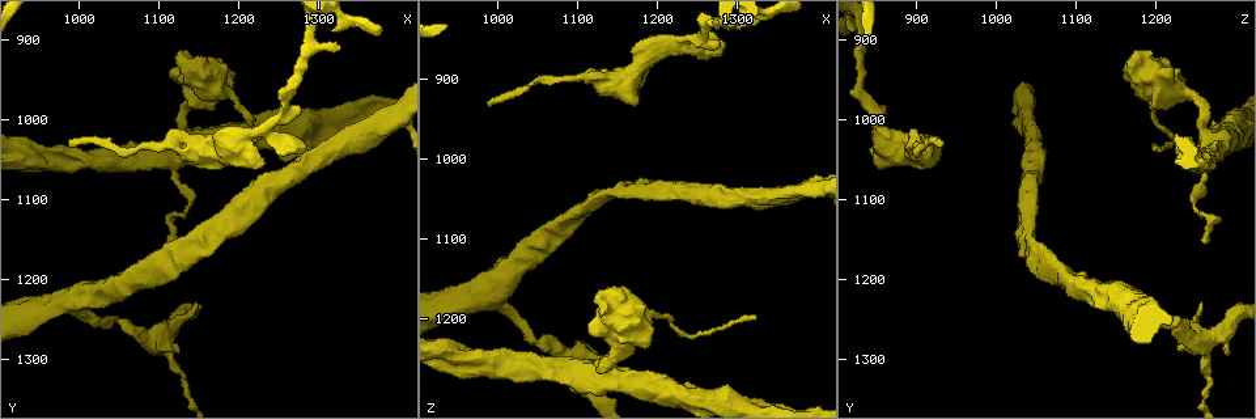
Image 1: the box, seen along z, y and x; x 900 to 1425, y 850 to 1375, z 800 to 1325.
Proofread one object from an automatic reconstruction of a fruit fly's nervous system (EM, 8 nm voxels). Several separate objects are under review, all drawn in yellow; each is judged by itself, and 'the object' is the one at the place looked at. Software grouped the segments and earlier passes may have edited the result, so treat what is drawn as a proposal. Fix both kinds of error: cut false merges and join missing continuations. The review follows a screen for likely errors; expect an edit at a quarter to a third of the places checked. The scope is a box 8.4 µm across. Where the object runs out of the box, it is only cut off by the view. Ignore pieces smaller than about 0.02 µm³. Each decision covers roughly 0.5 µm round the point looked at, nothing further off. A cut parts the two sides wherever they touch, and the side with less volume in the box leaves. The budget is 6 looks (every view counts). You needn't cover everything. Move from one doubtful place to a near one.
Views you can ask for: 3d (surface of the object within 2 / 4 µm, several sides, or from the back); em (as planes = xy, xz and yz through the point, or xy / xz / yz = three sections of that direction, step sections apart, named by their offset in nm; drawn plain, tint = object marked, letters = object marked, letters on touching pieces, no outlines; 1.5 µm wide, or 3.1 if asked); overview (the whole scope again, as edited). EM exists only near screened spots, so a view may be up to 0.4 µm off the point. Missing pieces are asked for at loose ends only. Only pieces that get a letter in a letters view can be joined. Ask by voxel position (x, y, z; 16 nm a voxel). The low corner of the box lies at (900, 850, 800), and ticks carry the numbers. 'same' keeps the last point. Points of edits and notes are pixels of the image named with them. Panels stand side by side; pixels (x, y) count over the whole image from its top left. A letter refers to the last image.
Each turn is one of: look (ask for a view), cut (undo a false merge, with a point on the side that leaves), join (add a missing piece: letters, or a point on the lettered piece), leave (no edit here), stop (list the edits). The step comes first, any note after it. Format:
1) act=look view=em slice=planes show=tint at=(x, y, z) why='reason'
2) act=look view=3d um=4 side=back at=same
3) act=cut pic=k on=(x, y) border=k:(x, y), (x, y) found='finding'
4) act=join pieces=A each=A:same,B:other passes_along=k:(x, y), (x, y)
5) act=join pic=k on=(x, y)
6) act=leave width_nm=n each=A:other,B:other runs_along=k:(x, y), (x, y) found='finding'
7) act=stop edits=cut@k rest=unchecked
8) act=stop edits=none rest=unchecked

act=look view=3d um=2 at=(1050, 1255, 1230) why='thick turns thin'

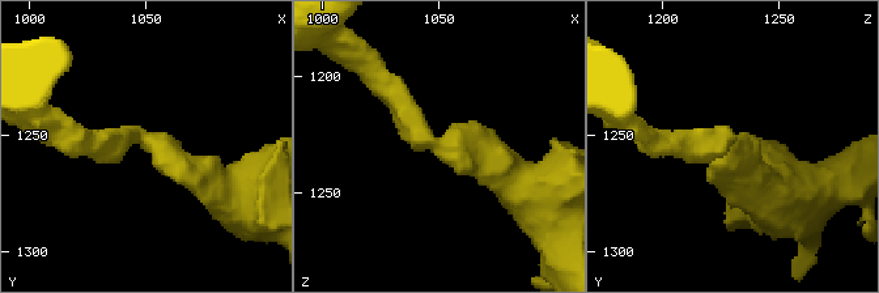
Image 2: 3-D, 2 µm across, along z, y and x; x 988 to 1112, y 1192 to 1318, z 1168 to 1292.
act=look view=em slice=planes show=tint at=(1052, 1253, 1230) arm_widths_nm=170,420

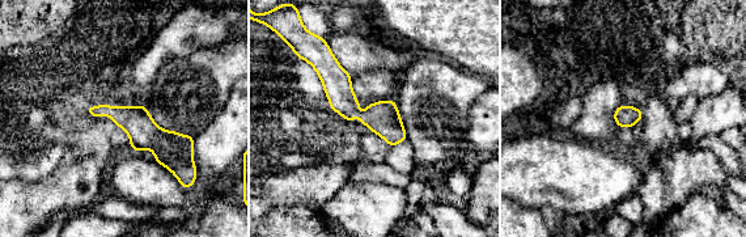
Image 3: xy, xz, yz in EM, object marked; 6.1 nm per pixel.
act=look view=em slice=planes show=letters at=same

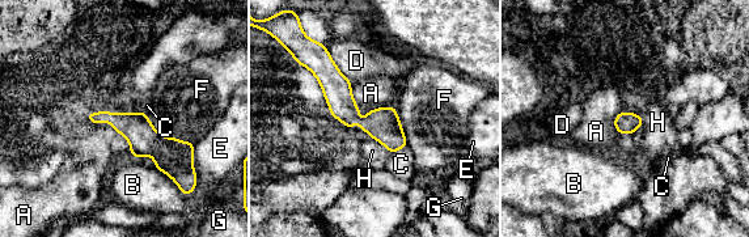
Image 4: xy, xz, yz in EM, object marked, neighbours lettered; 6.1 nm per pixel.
act=leave longest_contact=D:280nm each=A:other,B:other,C:other,D:other,E:other,F:other,G:other,H:other border=4:(350, 81), (352, 98), (360, 109) found='one neuron here'

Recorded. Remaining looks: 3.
act=look view=em slice=planes show=letters at=(1125, 915, 1170) why='free end'

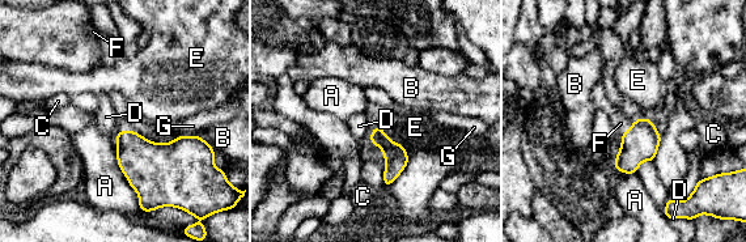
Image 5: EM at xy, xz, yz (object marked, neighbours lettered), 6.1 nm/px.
act=join pieces=F each=A:other,B:other,C:other,D:other,E:other,F:same,G:other passes_along=5:(147, 165), (124, 131), (122, 122) found='it goes on there'

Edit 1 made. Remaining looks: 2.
act=look view=em slice=planes show=letters at=(1125, 1075, 1260) why='sudden change in width'

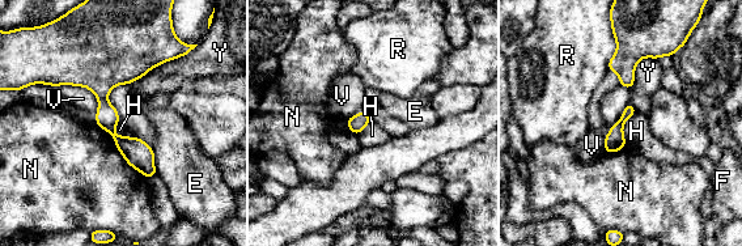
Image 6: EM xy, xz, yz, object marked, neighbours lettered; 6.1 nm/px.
act=leave each=E:other,F:other,H:other,N:other,R:other,V:other,Y:other found='continuous, no second neuron'

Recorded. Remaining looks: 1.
act=stop edits=join@5 rest=unchecked

